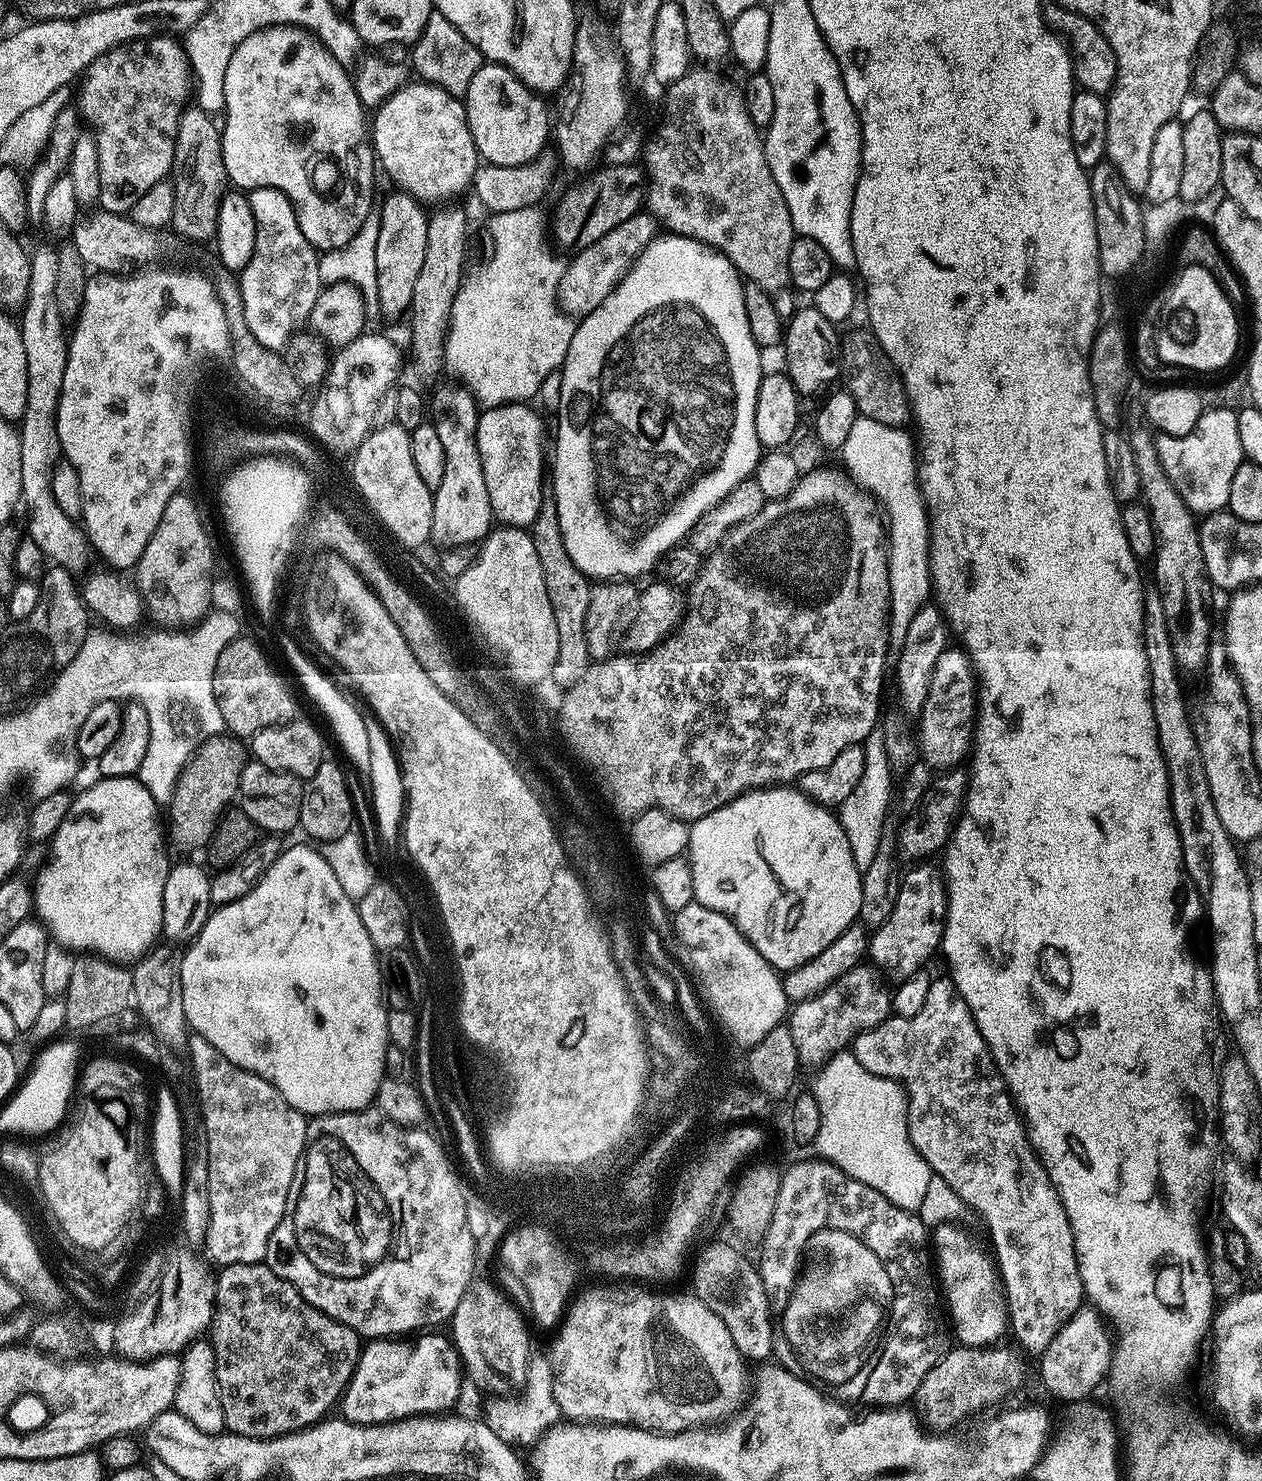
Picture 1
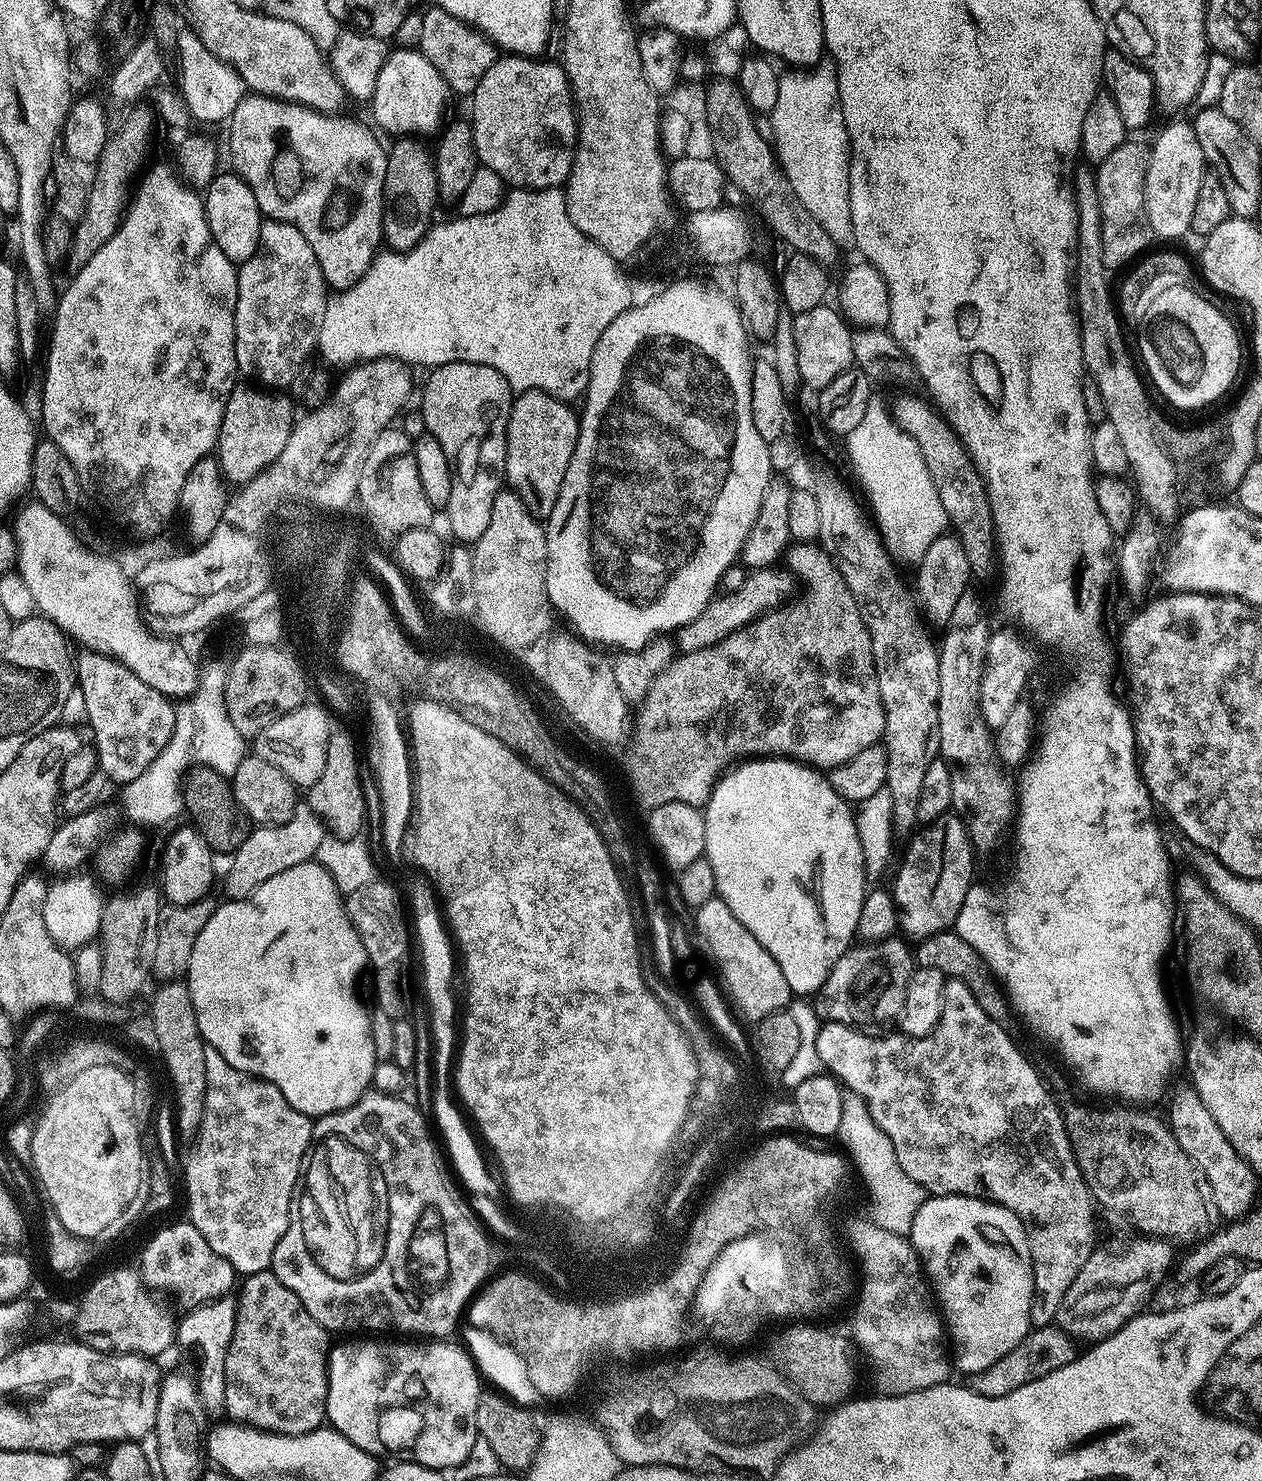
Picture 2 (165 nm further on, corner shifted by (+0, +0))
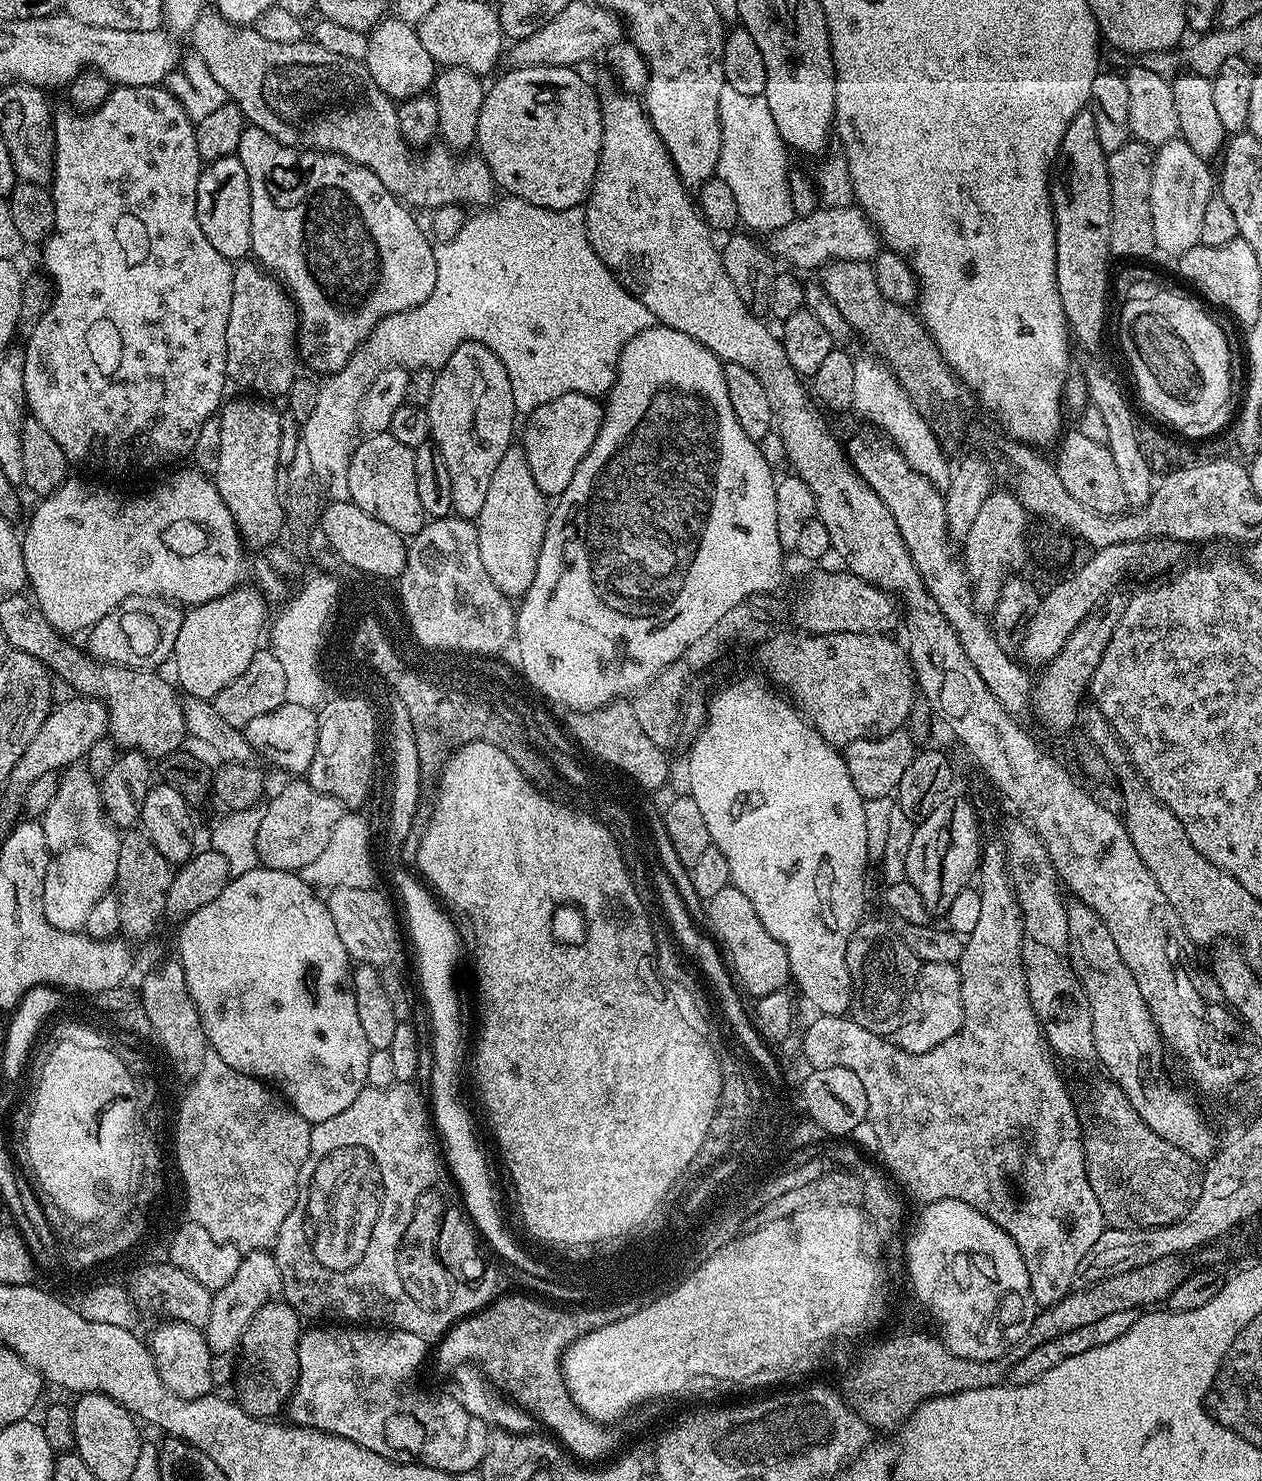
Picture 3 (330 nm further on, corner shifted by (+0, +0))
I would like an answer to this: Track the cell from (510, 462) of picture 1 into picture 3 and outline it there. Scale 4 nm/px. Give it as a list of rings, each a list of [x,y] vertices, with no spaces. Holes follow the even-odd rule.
[[[571,392],[562,394],[562,398],[554,398],[554,402],[538,406],[527,413],[525,420],[528,421],[525,424],[523,421],[522,424],[522,432],[524,428],[522,447],[526,454],[526,462],[530,466],[530,474],[534,474],[534,482],[537,483],[538,490],[542,490],[545,498],[558,498],[564,493],[566,486],[570,486],[570,478],[574,478],[582,458],[586,458],[590,446],[594,446],[594,438],[598,438],[598,430],[604,421],[604,404],[595,396]]]

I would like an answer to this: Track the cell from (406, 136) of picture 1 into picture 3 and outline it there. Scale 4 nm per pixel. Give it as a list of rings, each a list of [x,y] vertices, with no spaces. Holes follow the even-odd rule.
[[[385,18],[371,32],[367,33],[368,49],[363,63],[378,82],[378,86],[394,102],[411,100],[414,96],[425,95],[433,87],[438,66],[426,54],[413,25],[395,18]]]

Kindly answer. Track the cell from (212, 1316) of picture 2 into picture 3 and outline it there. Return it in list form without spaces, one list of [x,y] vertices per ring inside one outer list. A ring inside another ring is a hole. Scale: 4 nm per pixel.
[[[268,1250],[244,1252],[234,1278],[230,1278],[230,1282],[226,1282],[226,1286],[219,1288],[212,1297],[210,1318],[202,1329],[211,1352],[235,1353],[240,1347],[246,1326],[250,1326],[250,1318],[254,1318],[254,1314],[258,1314],[258,1310],[262,1310],[267,1304],[273,1303],[283,1291],[282,1274],[278,1270],[275,1255]]]

